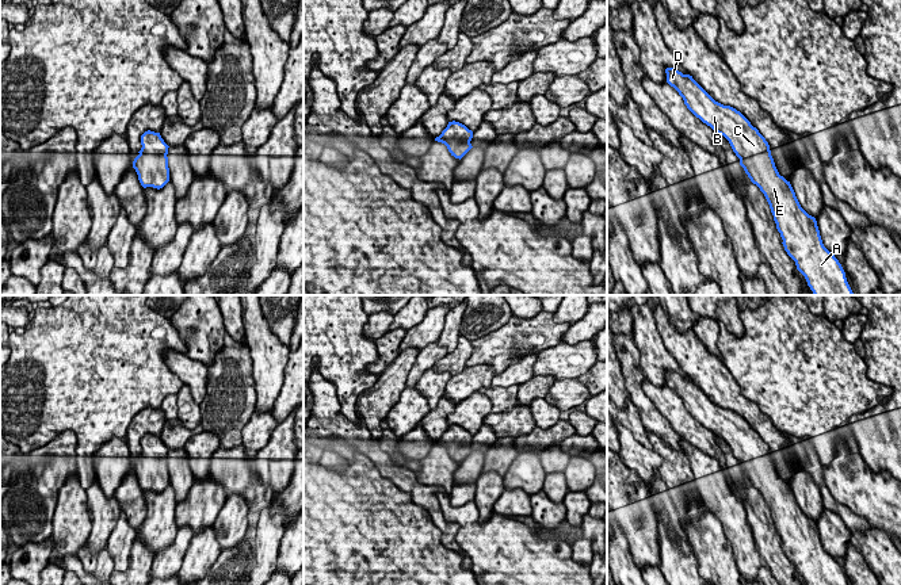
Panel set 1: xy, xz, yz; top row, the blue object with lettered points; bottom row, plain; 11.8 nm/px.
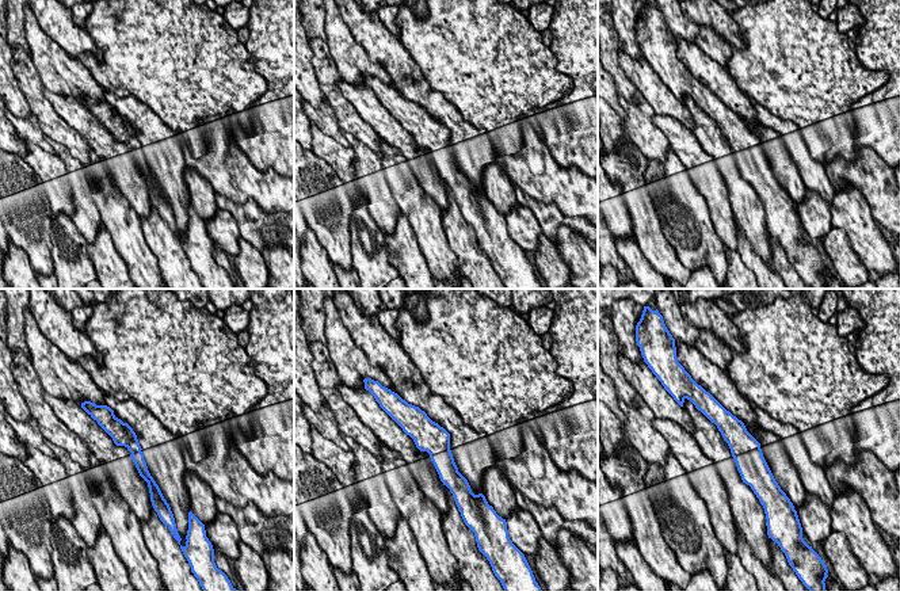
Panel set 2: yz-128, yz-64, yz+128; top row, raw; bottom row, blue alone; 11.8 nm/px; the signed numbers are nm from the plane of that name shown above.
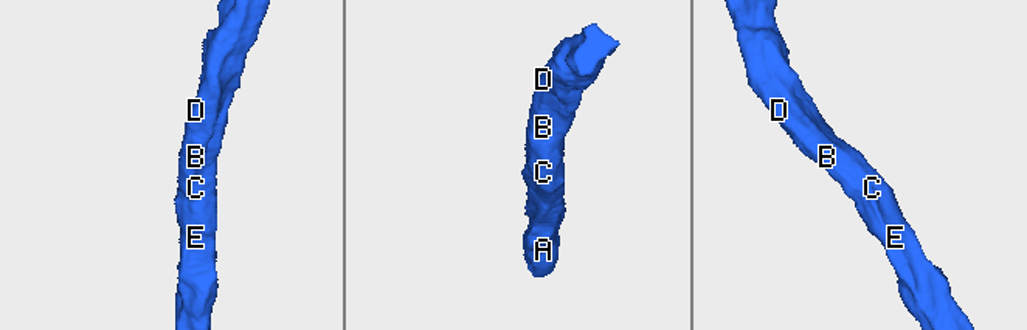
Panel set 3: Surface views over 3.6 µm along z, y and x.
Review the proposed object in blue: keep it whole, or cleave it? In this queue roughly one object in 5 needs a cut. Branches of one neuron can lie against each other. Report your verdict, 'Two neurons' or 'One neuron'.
One neuron

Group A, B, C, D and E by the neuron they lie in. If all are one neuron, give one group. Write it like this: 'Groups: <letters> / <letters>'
Groups: A B C D E

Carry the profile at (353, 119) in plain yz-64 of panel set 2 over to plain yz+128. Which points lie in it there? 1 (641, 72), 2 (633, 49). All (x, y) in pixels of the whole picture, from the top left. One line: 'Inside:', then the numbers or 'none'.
Inside: none

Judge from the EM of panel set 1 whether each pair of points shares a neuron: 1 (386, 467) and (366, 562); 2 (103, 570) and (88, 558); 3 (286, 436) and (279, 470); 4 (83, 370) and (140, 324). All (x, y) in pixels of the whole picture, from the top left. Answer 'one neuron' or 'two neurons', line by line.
1: two neurons
2: one neuron
3: one neuron
4: one neuron

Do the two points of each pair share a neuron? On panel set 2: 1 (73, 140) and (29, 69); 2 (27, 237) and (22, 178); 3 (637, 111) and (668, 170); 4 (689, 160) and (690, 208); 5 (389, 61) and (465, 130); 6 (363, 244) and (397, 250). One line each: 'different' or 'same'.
1: same
2: same
3: different
4: different
5: same
6: different

